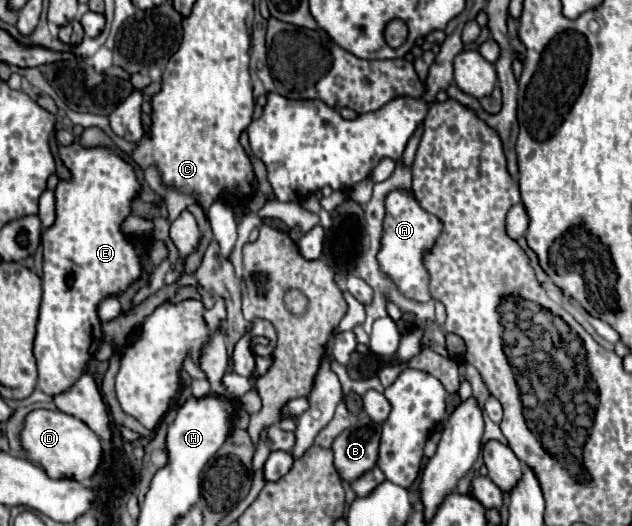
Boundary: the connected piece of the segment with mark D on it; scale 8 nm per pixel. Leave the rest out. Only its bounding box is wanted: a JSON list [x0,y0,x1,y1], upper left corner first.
[20,410,102,482]

